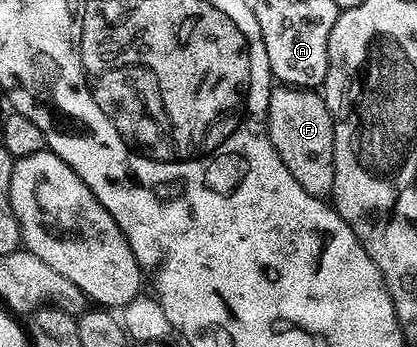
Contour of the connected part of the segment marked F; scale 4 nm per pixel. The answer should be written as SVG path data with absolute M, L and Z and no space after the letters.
M277 85L269 92L269 122L267 130L271 145L283 157L283 165L307 189L318 197L329 197L335 185L335 137L333 118L328 102L313 89L294 89Z

